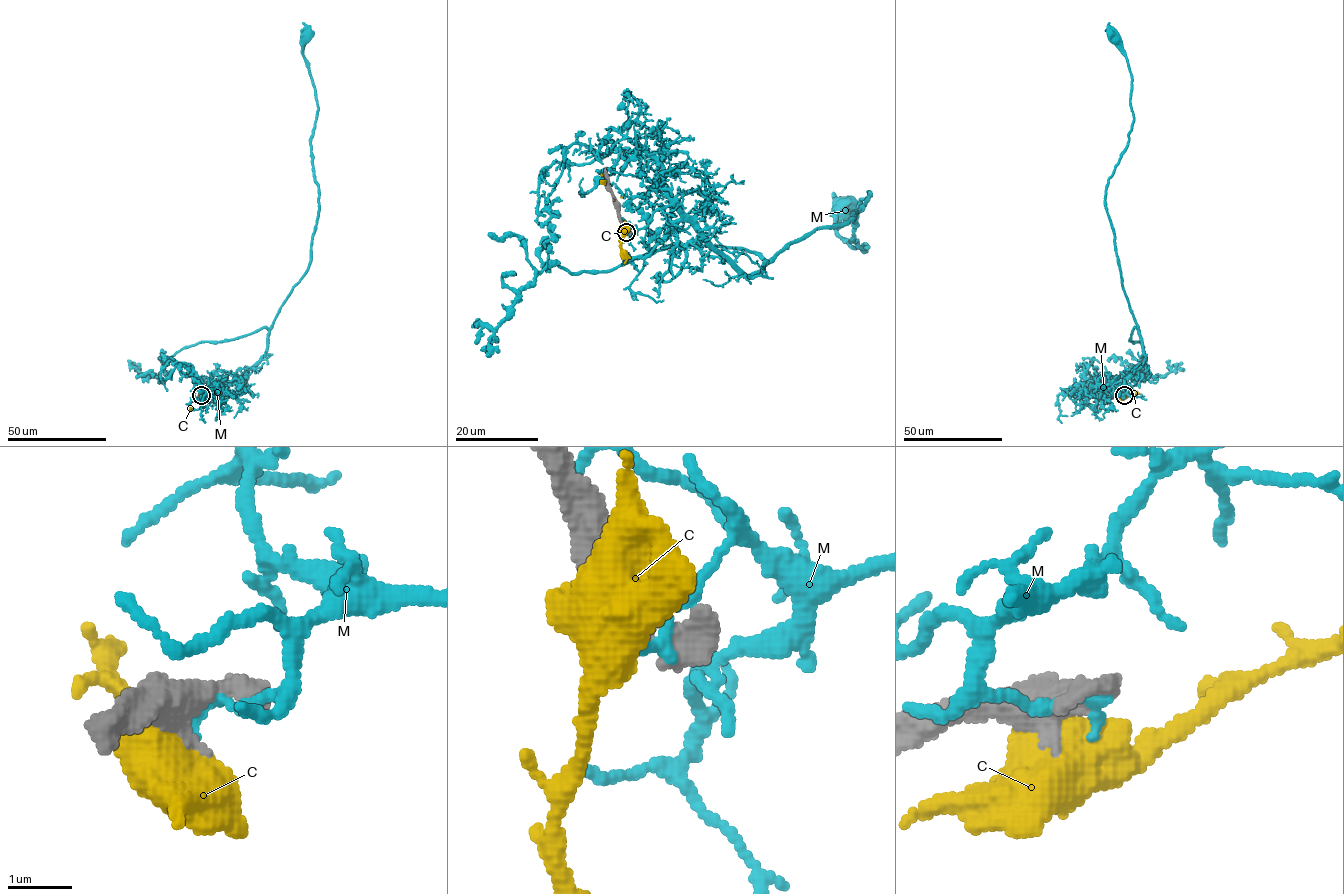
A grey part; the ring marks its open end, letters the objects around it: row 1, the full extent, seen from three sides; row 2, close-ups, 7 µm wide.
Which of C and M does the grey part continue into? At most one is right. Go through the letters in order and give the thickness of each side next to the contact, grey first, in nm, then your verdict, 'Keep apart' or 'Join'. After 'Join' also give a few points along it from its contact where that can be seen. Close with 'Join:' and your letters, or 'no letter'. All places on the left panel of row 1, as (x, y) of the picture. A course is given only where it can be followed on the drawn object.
C: Thickness 650 nm (grey) against 950 nm. Keep apart
M: Thickness 400 nm (grey) against 240 nm. Keep apart
Join: no letter

